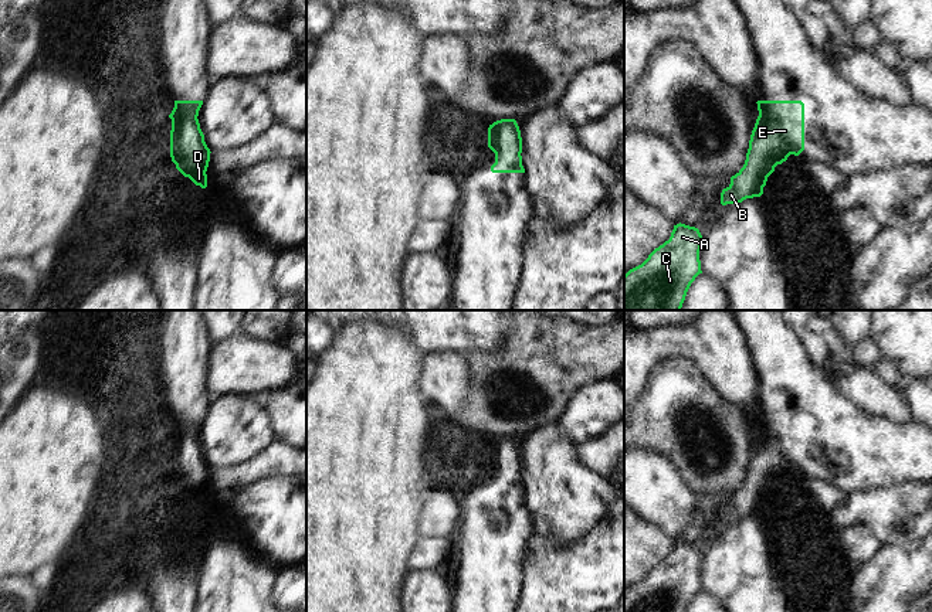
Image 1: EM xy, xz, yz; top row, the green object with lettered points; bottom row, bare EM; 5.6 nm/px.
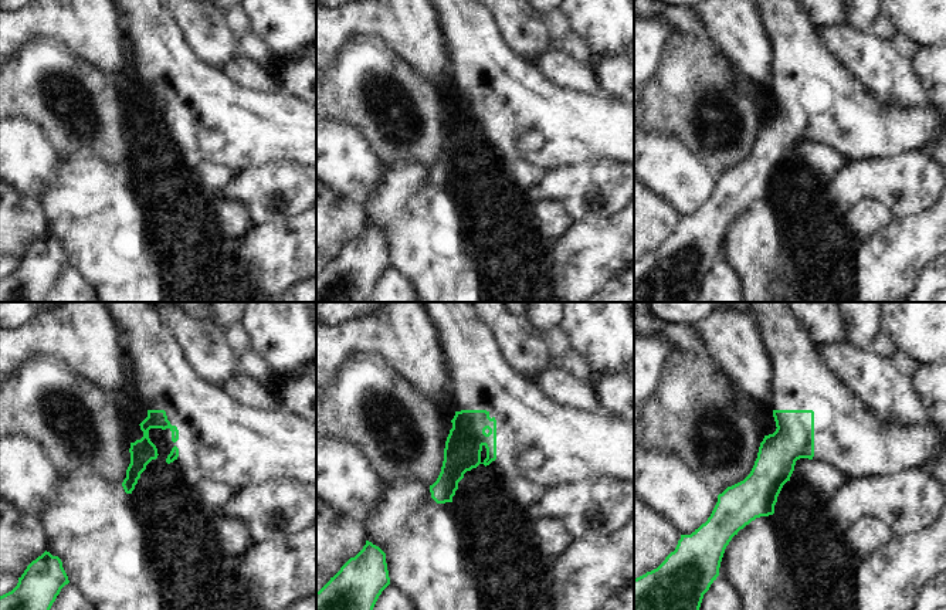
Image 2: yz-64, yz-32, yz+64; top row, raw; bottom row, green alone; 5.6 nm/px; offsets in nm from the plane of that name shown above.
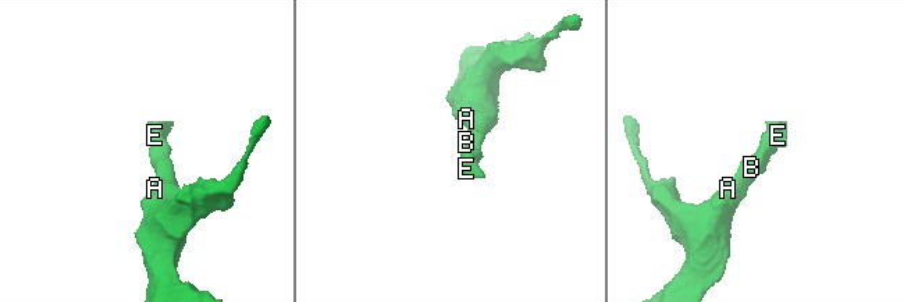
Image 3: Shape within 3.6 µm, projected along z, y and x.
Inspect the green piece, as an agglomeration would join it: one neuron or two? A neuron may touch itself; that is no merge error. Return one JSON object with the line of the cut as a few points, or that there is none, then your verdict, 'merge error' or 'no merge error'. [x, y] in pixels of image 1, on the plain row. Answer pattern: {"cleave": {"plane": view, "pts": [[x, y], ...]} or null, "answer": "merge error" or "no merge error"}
{"cleave": null, "answer": "no merge error"}

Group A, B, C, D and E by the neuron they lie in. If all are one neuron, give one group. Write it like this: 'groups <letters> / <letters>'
groups A B C D E

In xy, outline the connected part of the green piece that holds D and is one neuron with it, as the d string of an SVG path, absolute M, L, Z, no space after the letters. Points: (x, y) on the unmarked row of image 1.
M174 418L174 425L169 432L172 436L170 475L184 494L206 506L211 469L197 436L201 422L203 418Z

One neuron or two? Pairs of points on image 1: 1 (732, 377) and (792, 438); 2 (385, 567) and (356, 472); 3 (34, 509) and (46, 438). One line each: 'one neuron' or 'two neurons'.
1: two neurons
2: one neuron
3: one neuron

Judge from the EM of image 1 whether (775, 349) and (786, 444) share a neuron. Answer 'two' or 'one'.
one

